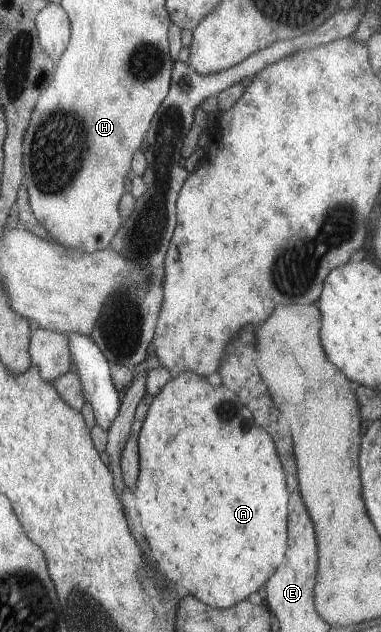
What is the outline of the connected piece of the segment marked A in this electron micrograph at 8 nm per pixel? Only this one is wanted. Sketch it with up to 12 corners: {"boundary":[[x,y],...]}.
{"boundary":[[191,371],[137,435],[135,507],[172,587],[224,609],[287,546],[271,435]]}

